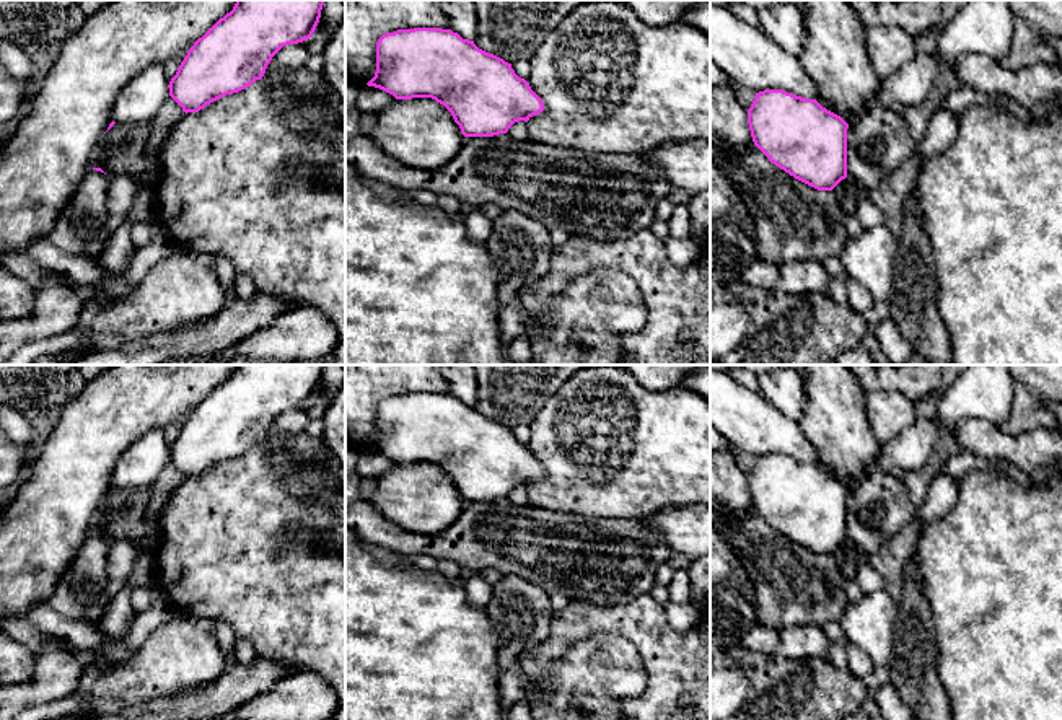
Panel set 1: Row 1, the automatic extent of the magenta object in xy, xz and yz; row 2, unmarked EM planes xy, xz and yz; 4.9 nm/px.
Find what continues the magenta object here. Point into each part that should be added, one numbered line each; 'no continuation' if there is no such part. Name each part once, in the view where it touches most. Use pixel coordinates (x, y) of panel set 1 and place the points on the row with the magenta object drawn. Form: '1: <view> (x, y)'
no continuation

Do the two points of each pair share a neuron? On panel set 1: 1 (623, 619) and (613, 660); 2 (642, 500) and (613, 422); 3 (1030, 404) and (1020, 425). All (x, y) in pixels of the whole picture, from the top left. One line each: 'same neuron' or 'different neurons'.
1: different neurons
2: same neuron
3: same neuron

